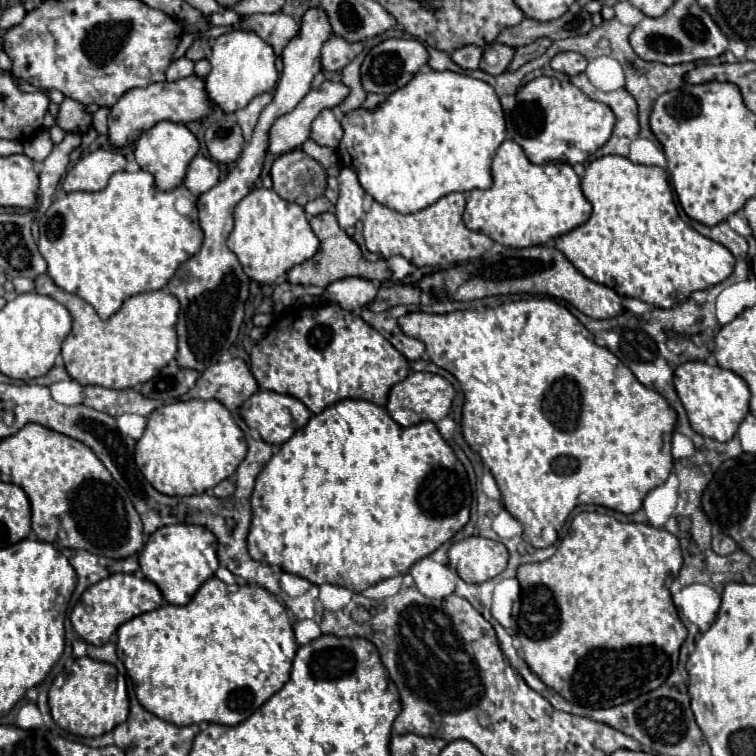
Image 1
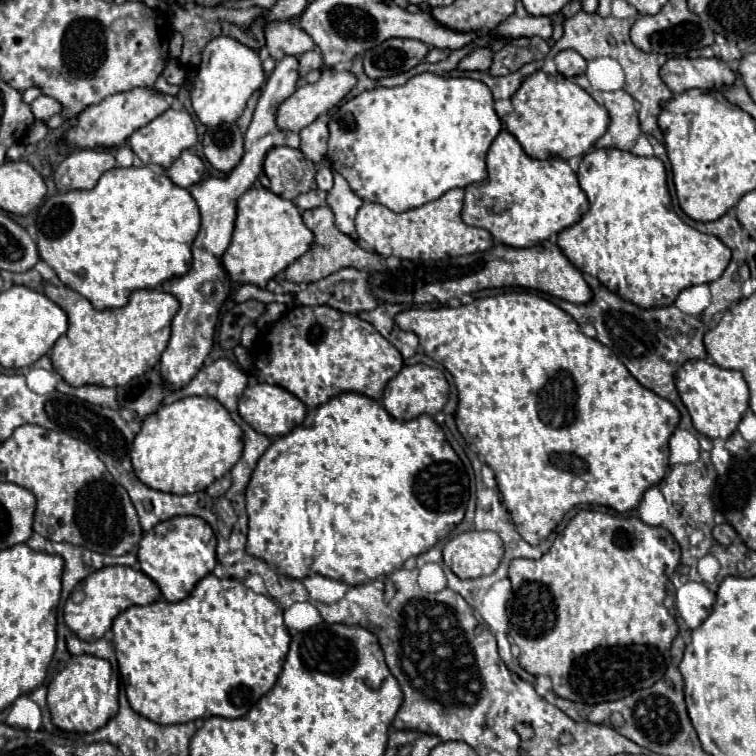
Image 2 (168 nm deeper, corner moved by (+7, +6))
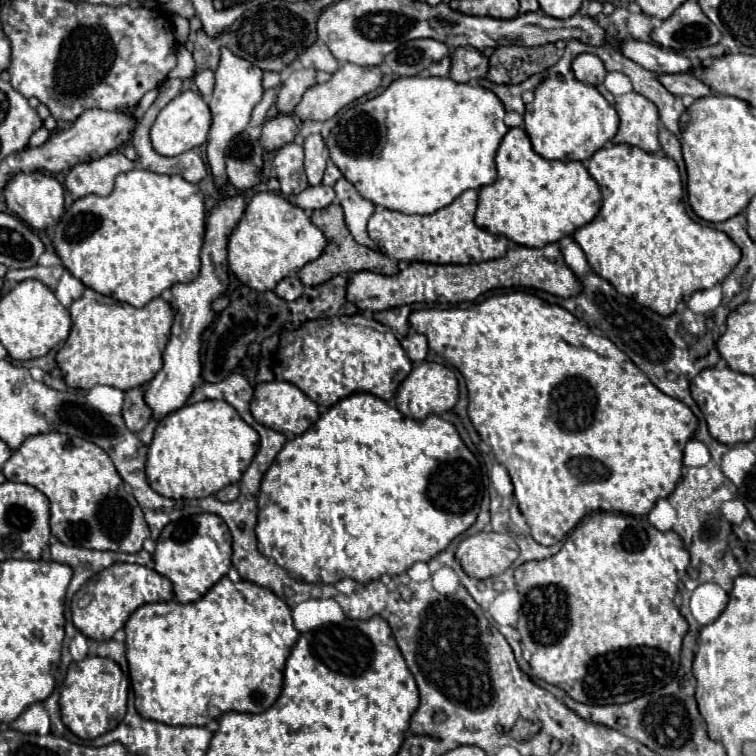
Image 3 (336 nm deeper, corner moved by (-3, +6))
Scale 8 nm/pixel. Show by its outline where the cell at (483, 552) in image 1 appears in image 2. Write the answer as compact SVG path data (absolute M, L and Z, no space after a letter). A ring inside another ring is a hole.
M469 530L452 537L444 546L443 561L459 578L493 574L503 558L503 540L495 532Z

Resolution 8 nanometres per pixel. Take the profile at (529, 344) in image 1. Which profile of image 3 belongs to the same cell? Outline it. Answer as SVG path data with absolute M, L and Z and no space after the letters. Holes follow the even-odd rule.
M511 292L511 294L501 294L501 296L491 296L483 302L477 302L469 308L451 307L448 309L427 308L411 312L409 324L419 332L425 334L429 340L429 348L435 350L439 356L443 356L453 368L457 368L467 382L469 390L469 418L479 432L481 440L493 450L495 458L499 464L503 464L511 476L511 482L515 486L515 498L519 504L521 514L527 520L527 526L531 530L531 536L543 544L543 546L553 546L557 544L569 530L575 528L575 524L587 514L595 510L605 510L605 512L623 512L631 516L645 516L659 498L667 498L675 484L681 478L683 470L683 448L689 438L693 438L693 432L697 428L697 418L685 406L681 400L675 400L667 394L663 394L659 388L651 384L651 380L623 354L609 338L597 336L587 328L585 320L575 318L571 312L557 304L549 304L541 300L535 294L525 294L525 292Z

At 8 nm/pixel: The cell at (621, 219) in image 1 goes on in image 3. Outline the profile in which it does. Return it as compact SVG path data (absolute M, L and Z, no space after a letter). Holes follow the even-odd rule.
M613 144L589 160L589 174L599 184L603 206L599 214L573 232L593 272L641 306L669 316L695 290L705 290L731 274L741 258L733 240L689 218L681 196L677 164L667 156L643 152L637 146Z

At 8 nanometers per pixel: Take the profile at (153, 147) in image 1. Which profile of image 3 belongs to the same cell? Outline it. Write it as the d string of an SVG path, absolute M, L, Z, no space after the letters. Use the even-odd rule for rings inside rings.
M191 90L181 92L177 98L173 98L157 116L155 124L151 126L151 144L153 150L161 156L177 156L191 148L197 148L207 142L211 126L211 112L209 106L203 102L203 98Z

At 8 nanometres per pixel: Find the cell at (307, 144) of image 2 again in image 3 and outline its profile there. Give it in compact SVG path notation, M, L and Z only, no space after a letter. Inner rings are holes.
M311 134L305 138L303 148L305 148L305 172L309 178L309 184L317 186L317 184L321 184L325 164L329 160L327 144L325 144L321 134Z

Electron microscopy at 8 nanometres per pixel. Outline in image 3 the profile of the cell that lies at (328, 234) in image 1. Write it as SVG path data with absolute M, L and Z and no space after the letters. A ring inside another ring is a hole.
M331 204L327 208L315 210L311 214L311 220L325 234L327 248L323 250L323 254L317 260L313 260L313 262L309 262L307 266L301 268L299 278L301 278L301 282L305 286L319 286L319 284L331 280L337 274L351 274L351 272L361 272L361 270L371 270L371 272L377 272L377 274L397 274L399 272L397 264L391 262L387 256L383 256L381 252L375 252L375 250L371 250L367 246L361 246L361 244L357 244L353 240L351 232L345 226L343 208L339 204Z

